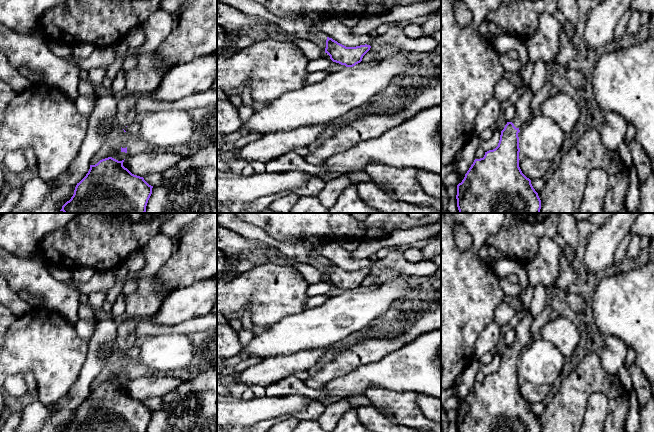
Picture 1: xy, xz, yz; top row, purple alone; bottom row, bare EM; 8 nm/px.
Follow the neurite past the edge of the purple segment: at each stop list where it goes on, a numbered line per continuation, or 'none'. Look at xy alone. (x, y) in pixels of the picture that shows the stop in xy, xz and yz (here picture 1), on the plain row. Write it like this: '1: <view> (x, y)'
none

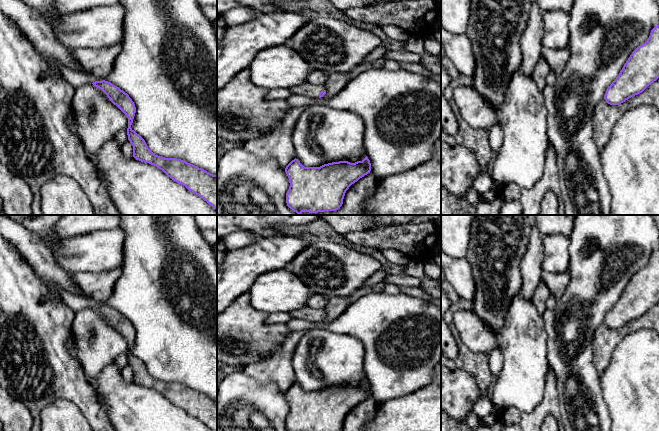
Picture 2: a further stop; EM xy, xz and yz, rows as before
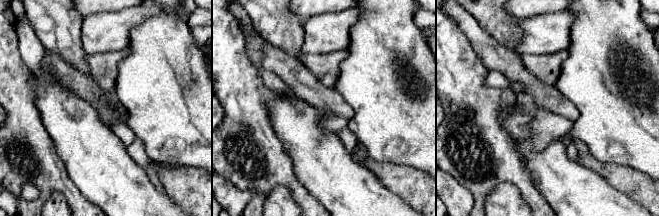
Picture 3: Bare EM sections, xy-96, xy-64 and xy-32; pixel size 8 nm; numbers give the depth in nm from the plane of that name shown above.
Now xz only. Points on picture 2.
1: xz (307, 313)

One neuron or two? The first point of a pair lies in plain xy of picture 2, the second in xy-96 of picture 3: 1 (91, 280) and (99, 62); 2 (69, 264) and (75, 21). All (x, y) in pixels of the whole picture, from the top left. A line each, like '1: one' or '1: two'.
1: one
2: two

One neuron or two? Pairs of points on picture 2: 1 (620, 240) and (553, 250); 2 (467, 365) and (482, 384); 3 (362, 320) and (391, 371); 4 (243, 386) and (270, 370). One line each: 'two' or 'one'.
1: two
2: one
3: one
4: two

